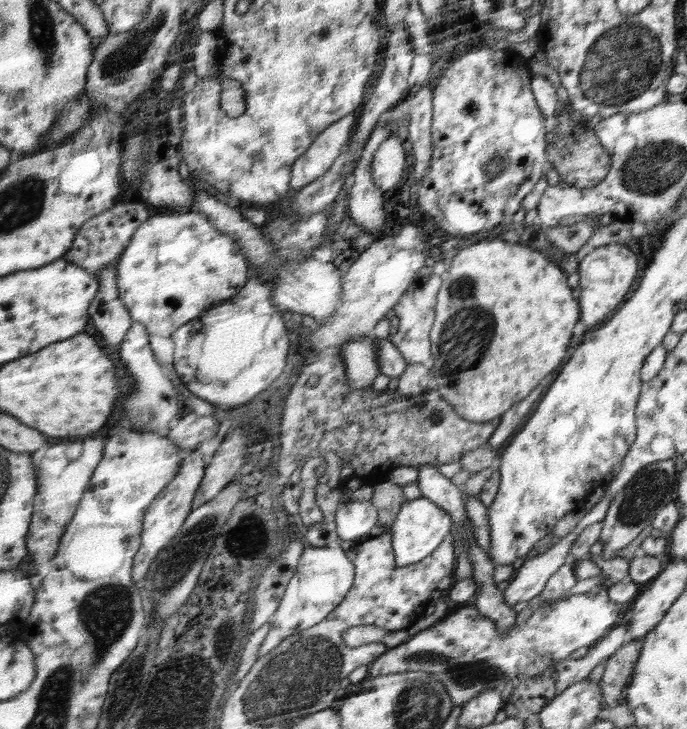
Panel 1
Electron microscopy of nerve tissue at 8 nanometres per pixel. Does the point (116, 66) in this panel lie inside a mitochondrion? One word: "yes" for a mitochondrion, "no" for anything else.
yes

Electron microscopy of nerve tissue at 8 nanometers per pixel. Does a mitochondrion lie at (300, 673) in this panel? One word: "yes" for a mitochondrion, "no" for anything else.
yes

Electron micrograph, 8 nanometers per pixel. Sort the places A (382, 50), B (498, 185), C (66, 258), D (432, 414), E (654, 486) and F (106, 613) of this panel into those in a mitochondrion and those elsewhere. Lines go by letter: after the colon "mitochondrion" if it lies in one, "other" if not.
A: other
B: mitochondrion
C: other
D: mitochondrion
E: mitochondrion
F: mitochondrion

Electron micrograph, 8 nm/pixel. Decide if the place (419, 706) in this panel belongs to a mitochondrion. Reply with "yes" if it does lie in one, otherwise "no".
yes

